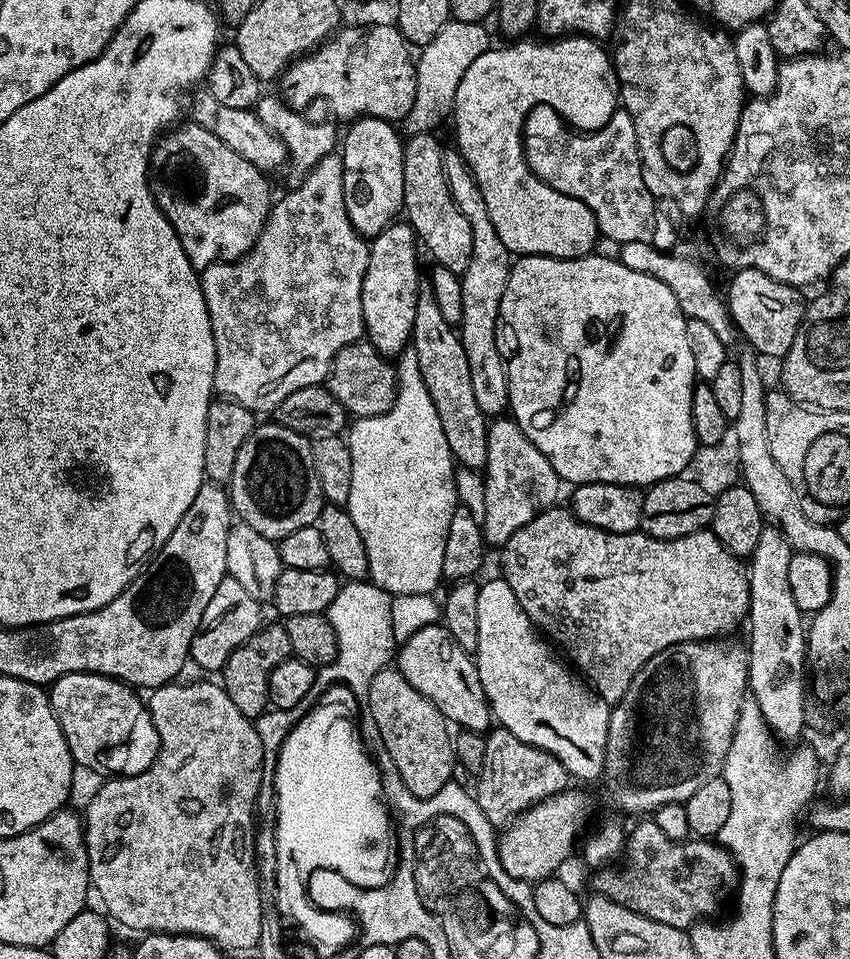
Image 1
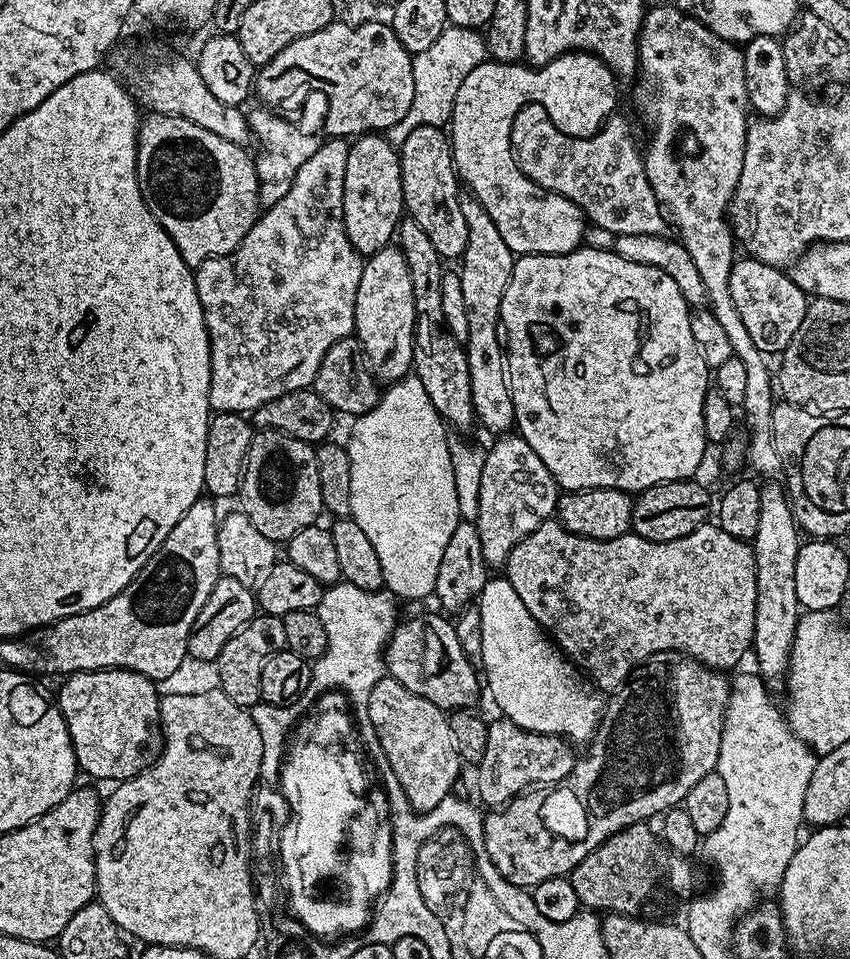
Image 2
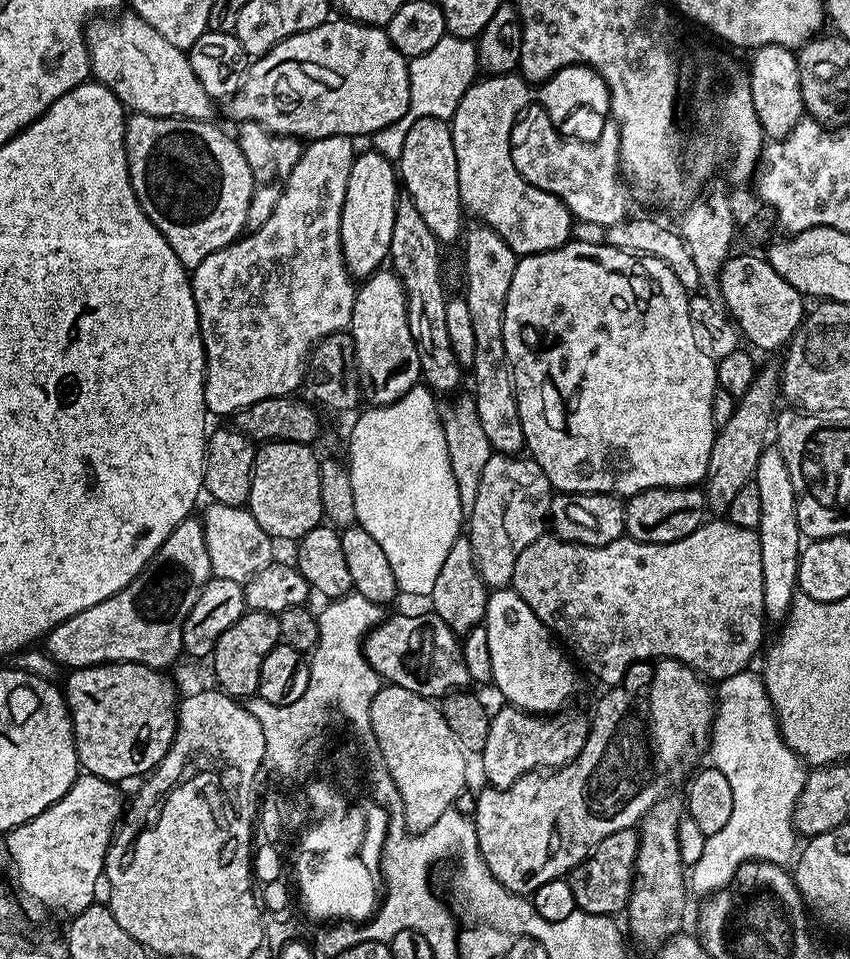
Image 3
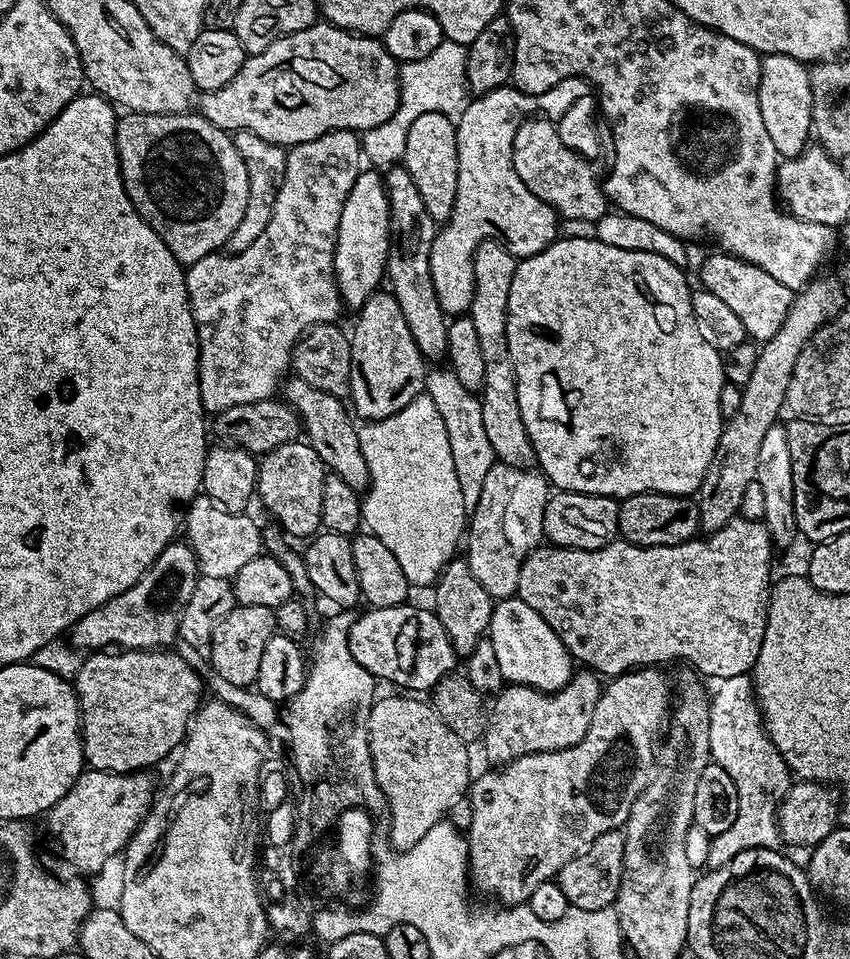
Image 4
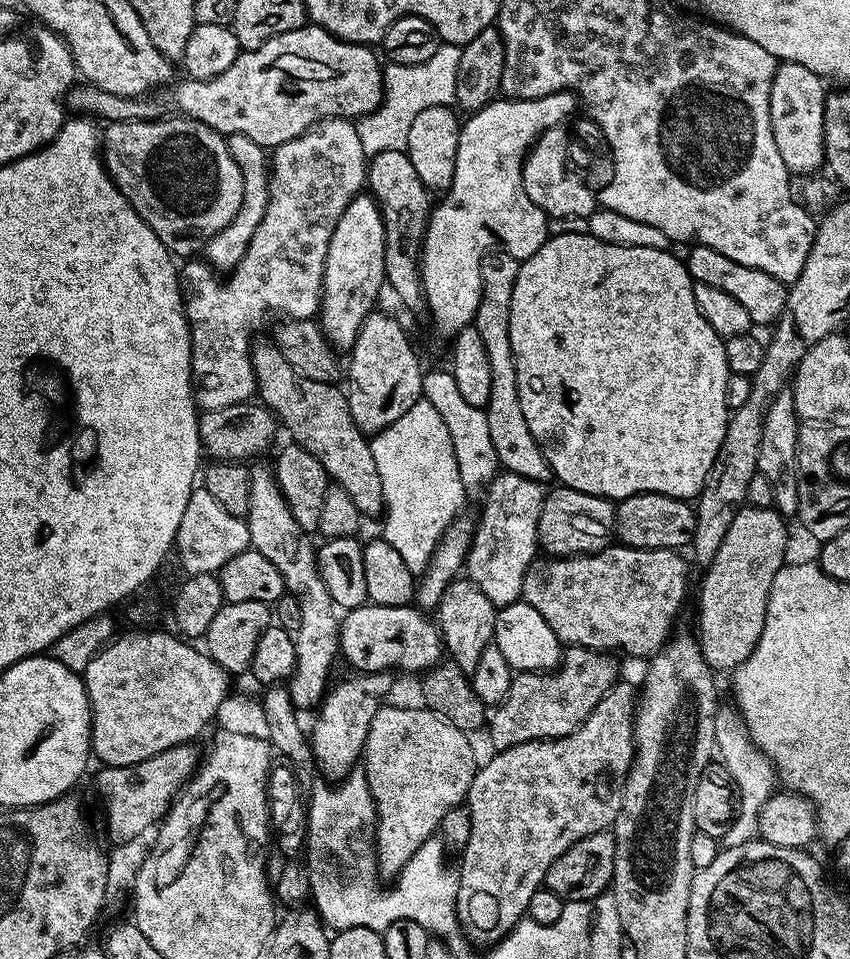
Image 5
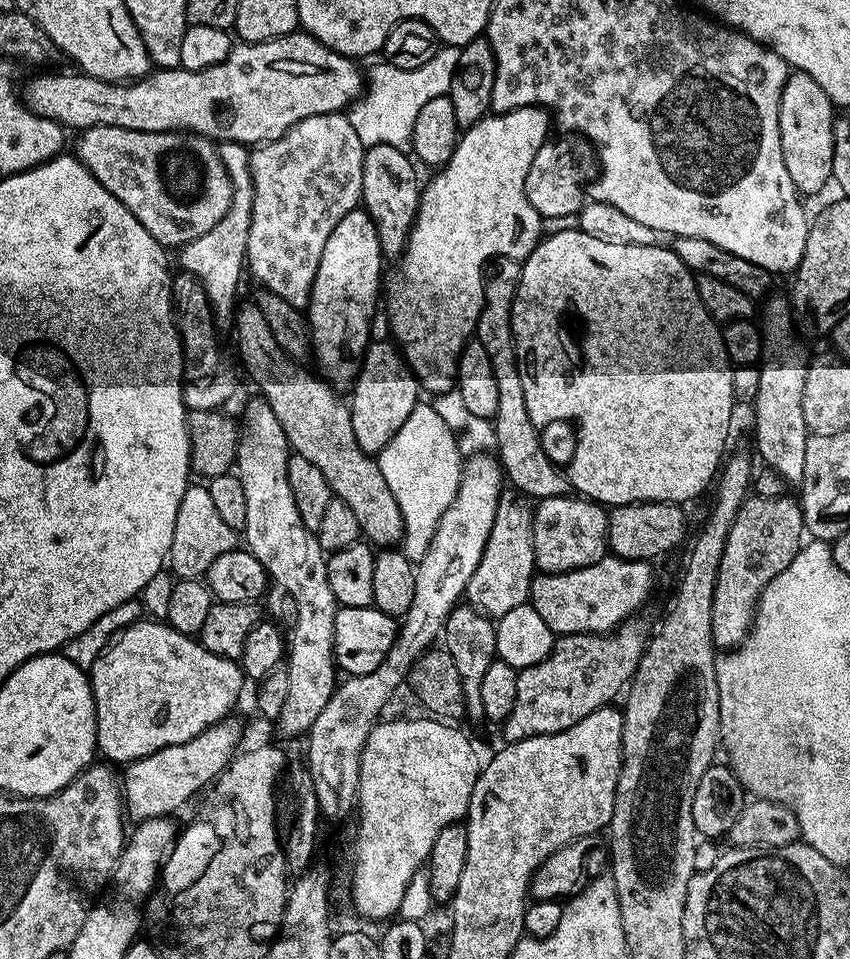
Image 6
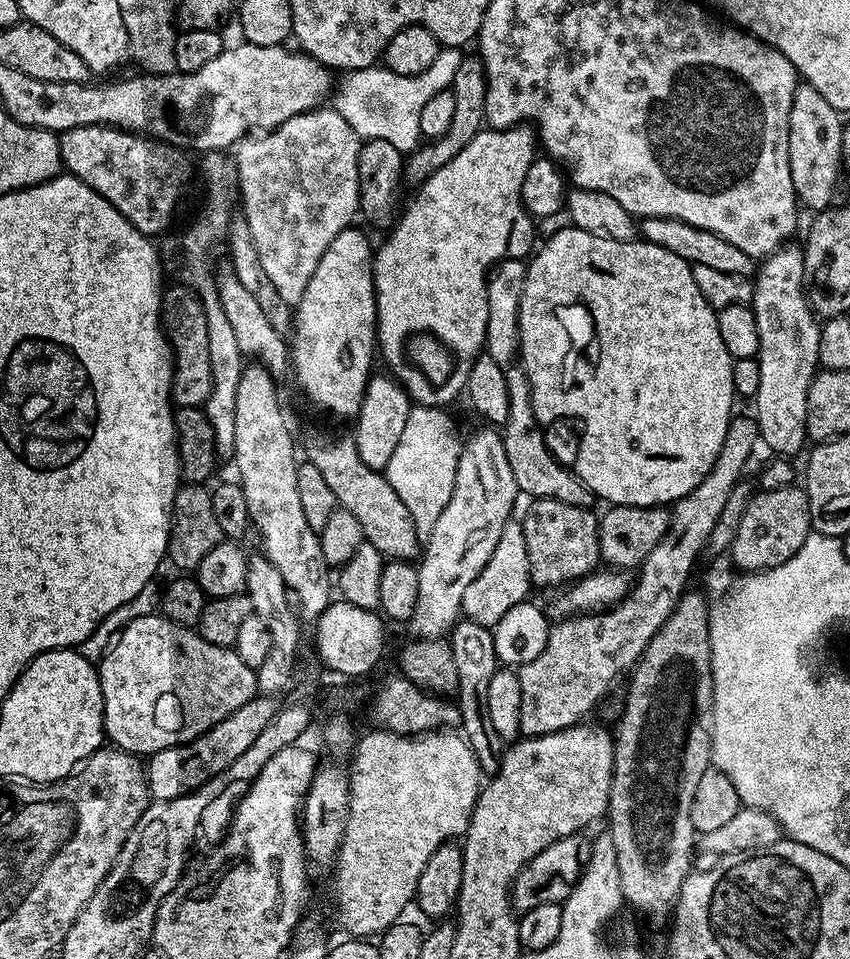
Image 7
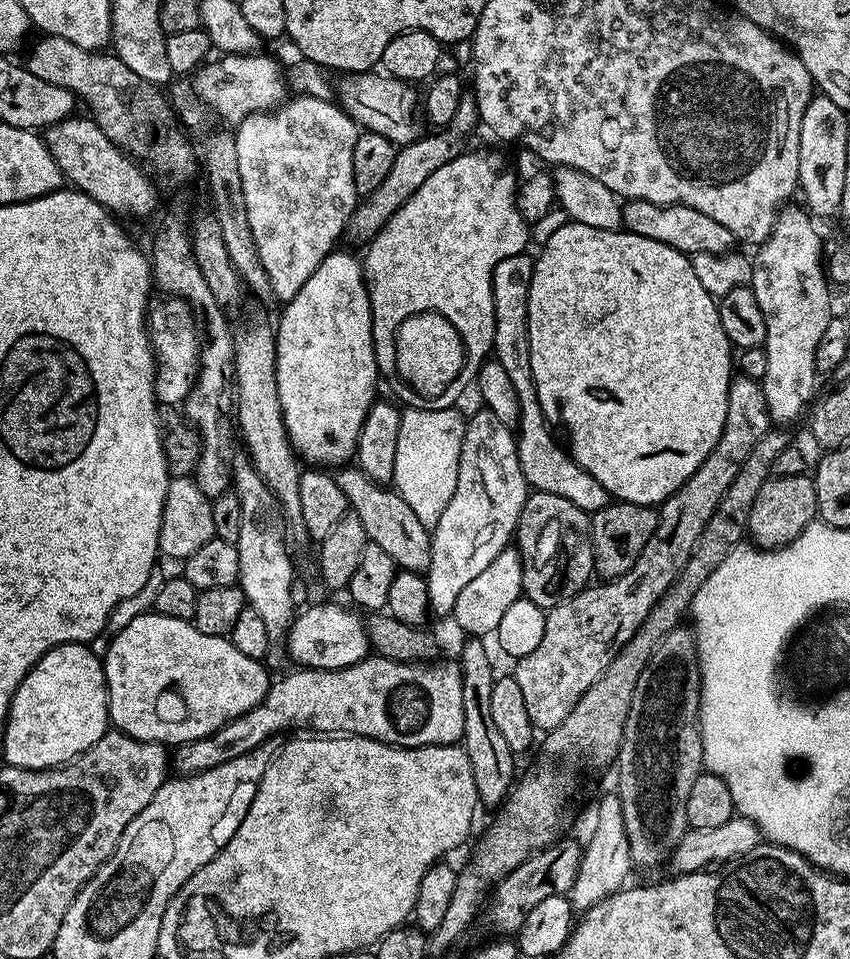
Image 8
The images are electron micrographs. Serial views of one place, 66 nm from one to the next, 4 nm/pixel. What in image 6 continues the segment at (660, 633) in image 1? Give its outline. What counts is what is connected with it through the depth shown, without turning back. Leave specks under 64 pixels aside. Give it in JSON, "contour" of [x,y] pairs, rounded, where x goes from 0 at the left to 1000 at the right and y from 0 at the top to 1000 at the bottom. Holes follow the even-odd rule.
{"contour":[[[885,515],[875,522],[868,532],[868,540],[864,540],[864,548],[859,548],[859,557],[854,561],[854,574],[849,578],[849,586],[842,604],[840,626],[838,632],[838,669],[847,678],[860,678],[875,670],[880,656],[885,654],[885,644],[891,626],[899,612],[911,604],[941,576],[944,562],[948,552],[946,550],[946,537],[941,531],[940,520],[929,519],[924,515],[915,519],[896,519]],[[712,578],[704,586],[669,596],[635,596],[626,602],[624,629],[655,663],[681,659],[709,661],[742,647],[767,621],[772,601],[760,584],[733,584]]]}

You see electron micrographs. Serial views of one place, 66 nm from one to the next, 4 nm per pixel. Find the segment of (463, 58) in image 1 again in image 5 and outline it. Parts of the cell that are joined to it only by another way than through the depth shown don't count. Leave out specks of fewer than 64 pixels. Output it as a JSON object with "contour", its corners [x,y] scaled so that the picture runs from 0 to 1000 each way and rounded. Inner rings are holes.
{"contour":[[[520,46],[515,55],[501,65],[487,69],[460,65],[453,68],[451,106],[440,117],[425,122],[419,129],[429,164],[436,165],[454,156],[476,157],[484,128],[491,123],[493,116],[501,115],[504,111],[529,111],[535,105],[541,60],[540,47]]]}

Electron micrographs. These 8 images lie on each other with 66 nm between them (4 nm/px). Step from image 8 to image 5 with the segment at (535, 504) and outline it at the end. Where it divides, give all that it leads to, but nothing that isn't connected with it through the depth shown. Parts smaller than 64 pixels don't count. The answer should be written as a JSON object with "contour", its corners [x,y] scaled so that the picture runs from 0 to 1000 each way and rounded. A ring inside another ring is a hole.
{"contour":[[[654,507],[640,519],[638,536],[633,540],[634,570],[646,581],[691,580],[706,576],[721,566],[725,553],[725,526],[712,519],[681,513],[674,509]]]}

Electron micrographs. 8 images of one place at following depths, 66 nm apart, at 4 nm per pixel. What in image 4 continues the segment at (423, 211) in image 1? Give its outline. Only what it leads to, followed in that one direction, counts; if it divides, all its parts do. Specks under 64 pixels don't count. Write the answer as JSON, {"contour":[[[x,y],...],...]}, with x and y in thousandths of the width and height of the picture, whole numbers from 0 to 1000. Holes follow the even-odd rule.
{"contour":[[[499,118],[493,120],[479,137],[478,158],[473,173],[487,186],[496,212],[506,227],[521,231],[534,219],[534,206],[539,206],[539,144],[538,126],[525,118]]]}

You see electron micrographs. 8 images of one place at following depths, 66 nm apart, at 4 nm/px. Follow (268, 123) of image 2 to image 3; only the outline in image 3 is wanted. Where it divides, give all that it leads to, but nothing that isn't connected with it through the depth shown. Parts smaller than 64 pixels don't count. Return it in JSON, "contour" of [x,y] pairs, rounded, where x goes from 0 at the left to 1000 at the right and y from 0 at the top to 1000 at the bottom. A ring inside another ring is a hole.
{"contour":[[[281,126],[276,130],[275,145],[289,165],[289,173],[294,173],[294,181],[301,193],[294,206],[294,223],[292,224],[292,242],[302,242],[322,223],[322,215],[327,215],[327,206],[332,206],[336,190],[351,173],[351,165],[355,157],[355,150],[349,143],[328,142],[325,138],[313,136],[304,127]]]}

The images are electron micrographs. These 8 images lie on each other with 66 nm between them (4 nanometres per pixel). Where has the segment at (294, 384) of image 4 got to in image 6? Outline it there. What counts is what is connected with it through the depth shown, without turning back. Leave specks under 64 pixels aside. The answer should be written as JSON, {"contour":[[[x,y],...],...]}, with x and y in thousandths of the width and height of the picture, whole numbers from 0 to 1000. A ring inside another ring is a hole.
{"contour":[[[300,315],[286,317],[275,325],[278,363],[293,394],[306,404],[305,412],[327,435],[340,468],[379,490],[392,518],[407,523],[421,540],[421,548],[432,566],[447,574],[469,568],[475,561],[473,532],[464,515],[459,515],[459,507],[454,507],[446,479],[428,471],[426,465],[421,465],[421,457],[416,457],[411,418],[406,414],[404,417],[395,410],[399,408],[371,387],[361,388],[356,379],[334,368],[332,361],[322,357],[322,348],[318,348],[318,340],[313,340],[313,332],[308,332],[308,323],[304,323]]]}

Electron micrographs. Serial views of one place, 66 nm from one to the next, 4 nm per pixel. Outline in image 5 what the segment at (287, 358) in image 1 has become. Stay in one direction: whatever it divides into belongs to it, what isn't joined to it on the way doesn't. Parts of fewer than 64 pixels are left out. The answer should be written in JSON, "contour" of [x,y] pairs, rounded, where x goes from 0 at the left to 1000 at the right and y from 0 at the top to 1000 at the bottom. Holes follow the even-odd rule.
{"contour":[[[396,123],[394,125],[381,125],[378,129],[372,129],[365,136],[360,136],[351,144],[341,144],[332,152],[327,152],[318,163],[318,211],[313,215],[313,227],[308,227],[308,236],[304,236],[304,241],[299,248],[294,248],[294,257],[280,273],[280,277],[267,290],[261,290],[248,275],[235,269],[226,269],[221,275],[211,281],[212,285],[212,306],[216,312],[216,326],[221,333],[221,343],[224,344],[224,357],[226,358],[226,408],[231,414],[232,422],[239,429],[256,428],[261,423],[275,423],[295,418],[302,412],[301,391],[296,385],[296,360],[301,345],[315,334],[315,325],[331,325],[331,331],[339,334],[367,334],[376,324],[376,313],[381,309],[381,283],[384,282],[384,261],[388,261],[388,244],[393,244],[393,236],[398,236],[398,227],[402,227],[402,219],[412,215],[412,211],[418,204],[425,203],[431,192],[431,164],[427,158],[426,148],[422,147],[419,129],[409,123]]]}

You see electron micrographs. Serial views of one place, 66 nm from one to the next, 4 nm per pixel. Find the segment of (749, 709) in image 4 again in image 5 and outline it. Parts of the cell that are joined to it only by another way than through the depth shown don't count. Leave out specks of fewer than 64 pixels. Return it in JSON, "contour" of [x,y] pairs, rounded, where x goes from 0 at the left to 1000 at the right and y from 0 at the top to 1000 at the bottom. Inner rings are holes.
{"contour":[[[844,737],[840,749],[840,770],[842,771],[841,783],[845,785],[846,796],[854,803],[859,803],[859,811],[864,811],[866,822],[871,825],[871,845],[866,848],[866,856],[854,865],[849,873],[855,883],[873,882],[880,876],[891,875],[892,856],[896,840],[907,832],[915,822],[915,810],[908,792],[901,790],[896,783],[882,770],[882,765],[875,756],[875,750],[871,748],[865,737]]]}

